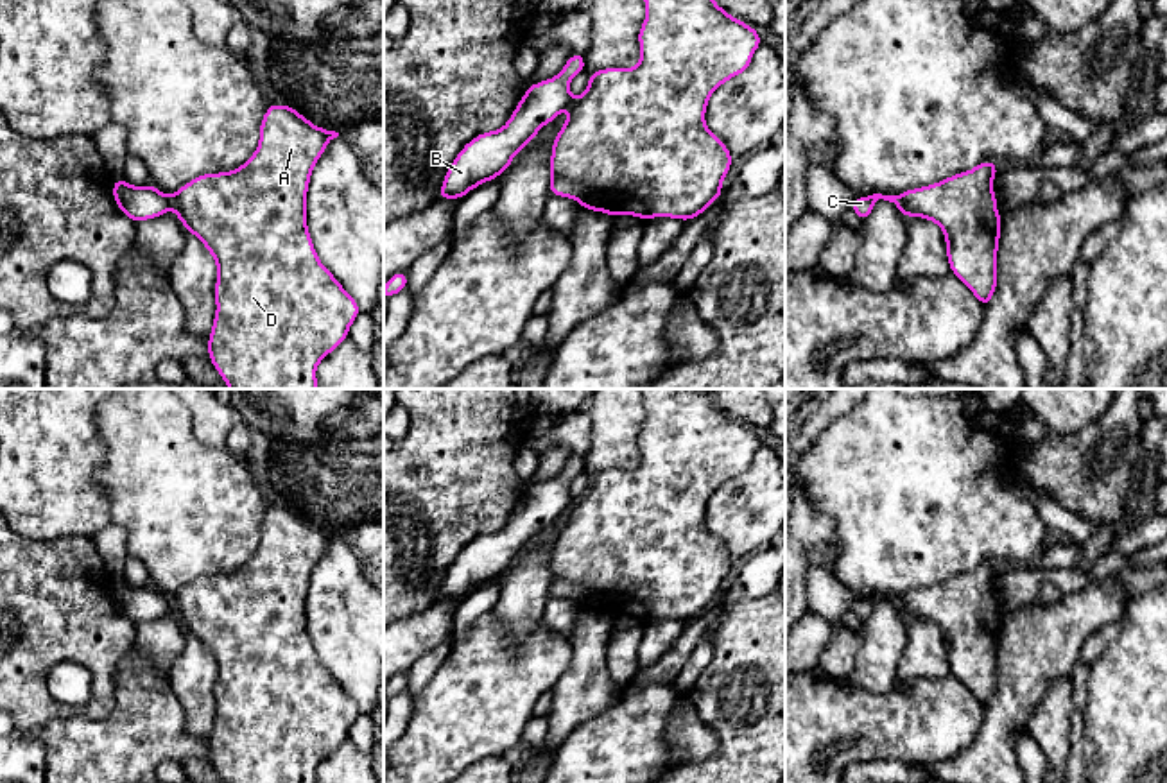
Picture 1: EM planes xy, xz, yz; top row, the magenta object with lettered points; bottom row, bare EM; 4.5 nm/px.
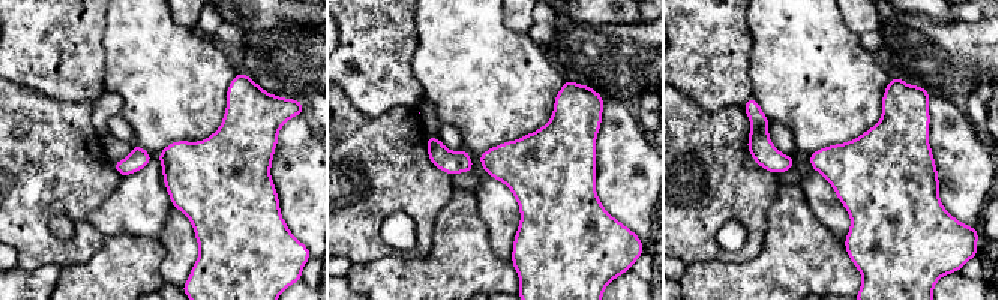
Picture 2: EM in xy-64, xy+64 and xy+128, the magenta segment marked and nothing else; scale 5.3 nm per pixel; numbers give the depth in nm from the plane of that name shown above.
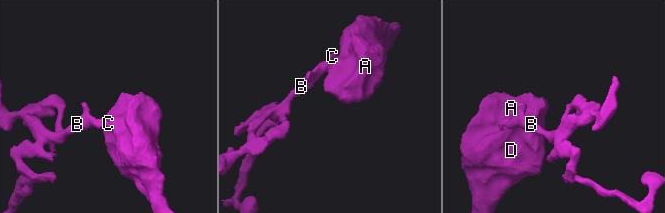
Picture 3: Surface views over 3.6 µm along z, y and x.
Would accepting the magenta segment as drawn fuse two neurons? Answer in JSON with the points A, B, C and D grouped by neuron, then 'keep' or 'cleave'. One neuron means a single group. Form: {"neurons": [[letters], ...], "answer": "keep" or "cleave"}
{"neurons": [["A", "D"], ["B", "C"]], "answer": "cleave"}

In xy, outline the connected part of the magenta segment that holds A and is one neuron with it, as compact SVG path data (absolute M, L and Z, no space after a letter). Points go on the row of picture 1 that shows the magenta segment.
M271 104L260 124L255 154L231 172L203 174L170 195L181 224L195 235L217 263L215 319L208 357L228 389L319 389L316 369L342 340L360 314L357 301L321 263L307 226L310 174L330 140L339 133L321 129L292 106Z

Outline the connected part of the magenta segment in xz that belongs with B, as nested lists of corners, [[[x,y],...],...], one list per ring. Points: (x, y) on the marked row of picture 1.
[[[572,54],[549,81],[531,84],[511,118],[498,131],[477,134],[446,170],[437,199],[462,199],[470,190],[504,174],[538,131],[570,108],[570,79],[584,72],[584,56]]]

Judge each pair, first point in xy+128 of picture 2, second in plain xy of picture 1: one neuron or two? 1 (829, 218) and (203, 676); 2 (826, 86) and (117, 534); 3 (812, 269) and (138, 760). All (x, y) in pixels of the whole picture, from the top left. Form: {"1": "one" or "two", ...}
{"1": "one", "2": "two", "3": "one"}

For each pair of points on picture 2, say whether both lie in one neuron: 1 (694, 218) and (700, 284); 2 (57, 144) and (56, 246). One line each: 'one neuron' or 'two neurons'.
1: two neurons
2: one neuron

